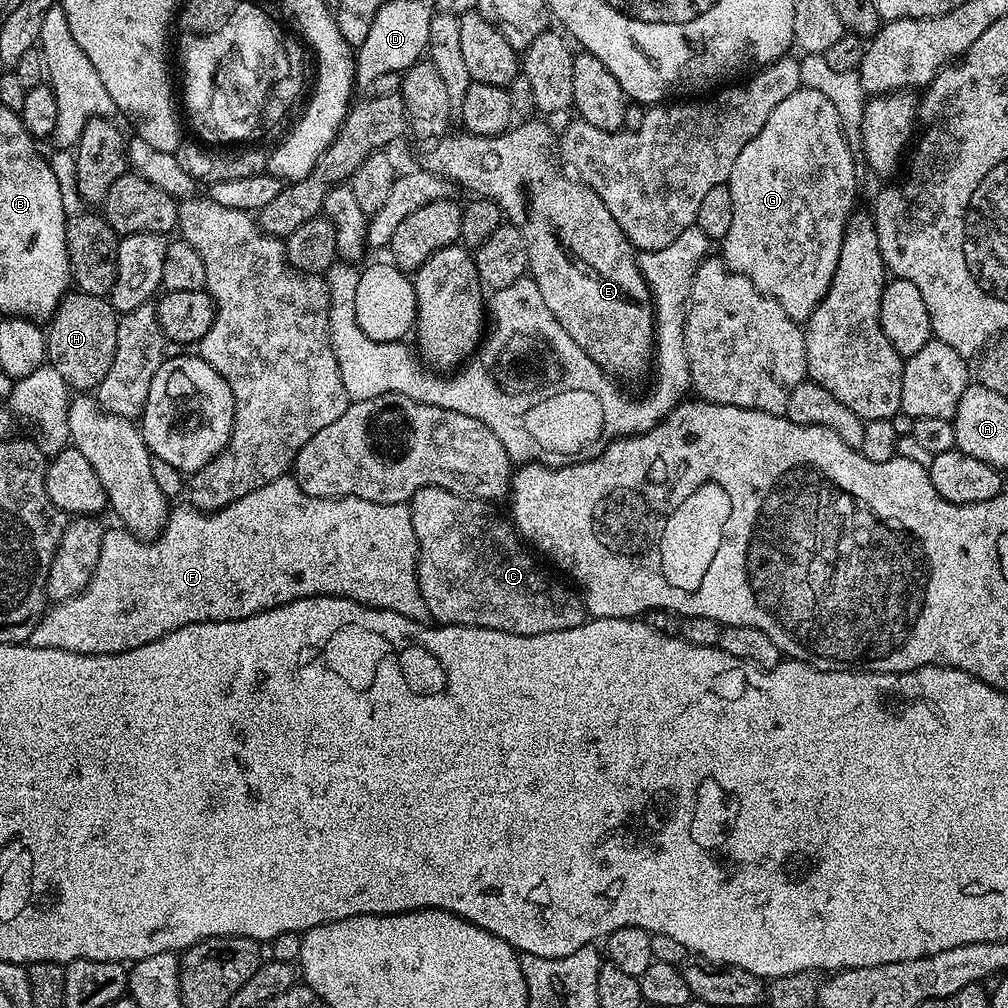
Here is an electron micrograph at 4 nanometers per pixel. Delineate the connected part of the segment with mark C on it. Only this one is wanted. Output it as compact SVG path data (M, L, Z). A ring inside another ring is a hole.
M426 486L412 495L410 507L414 538L418 542L418 586L422 590L422 598L426 598L426 610L430 610L437 625L457 624L467 628L489 628L519 636L533 636L570 630L584 623L586 609L583 599L563 579L555 580L539 564L541 561L525 547L515 527L505 517L505 521L500 516L492 517L488 509L491 507L485 501L442 490L438 486Z

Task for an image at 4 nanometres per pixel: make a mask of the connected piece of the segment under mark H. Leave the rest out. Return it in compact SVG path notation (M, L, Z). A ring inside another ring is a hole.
M69 291L60 299L56 313L46 324L48 359L51 371L56 372L80 394L91 393L106 378L114 362L114 346L118 346L118 313L111 299Z

